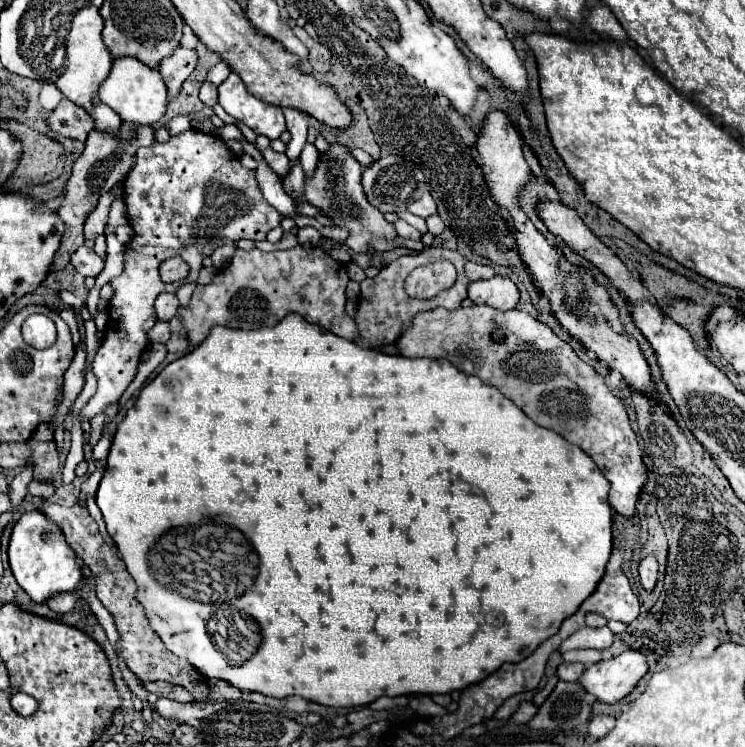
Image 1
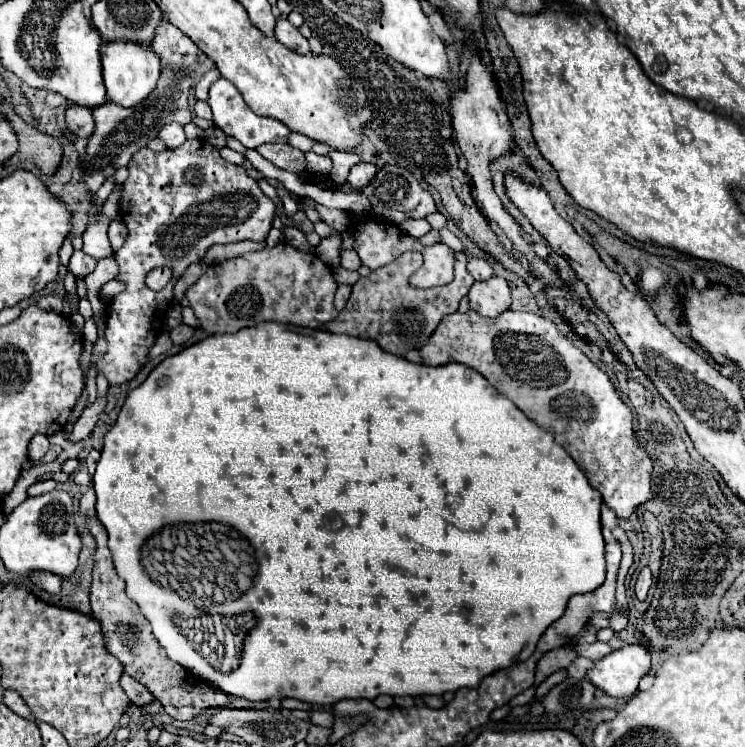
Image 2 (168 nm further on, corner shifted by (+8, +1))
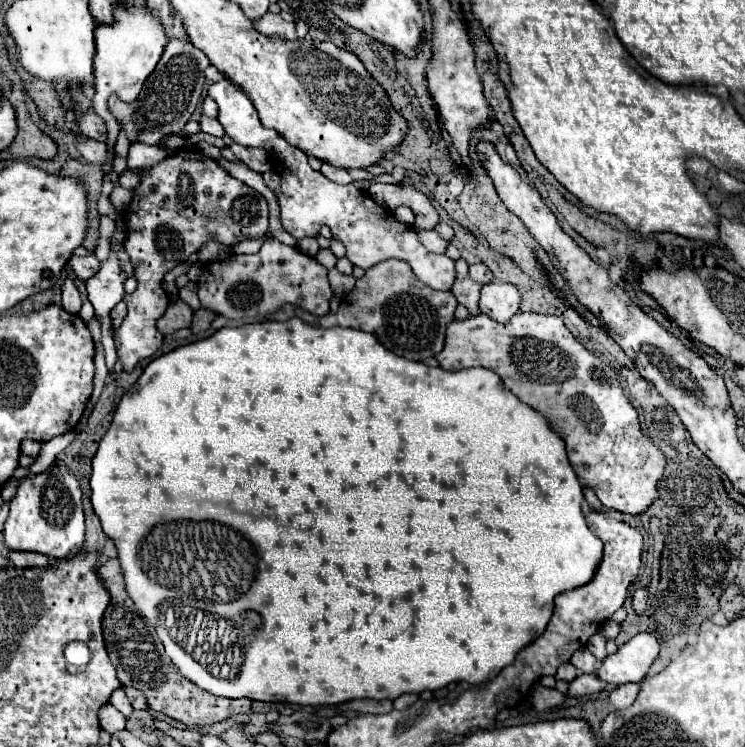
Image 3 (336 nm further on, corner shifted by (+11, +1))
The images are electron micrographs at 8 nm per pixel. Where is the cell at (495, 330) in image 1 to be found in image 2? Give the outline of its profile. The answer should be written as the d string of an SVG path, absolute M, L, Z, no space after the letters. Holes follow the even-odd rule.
M469 310L467 314L449 314L441 320L435 334L421 348L423 362L429 366L445 366L449 362L465 364L481 372L503 396L513 400L535 424L555 434L555 440L569 452L577 466L585 472L589 484L601 494L605 504L619 518L629 518L639 504L653 498L651 472L653 462L635 438L633 412L615 392L609 376L597 368L559 328L551 318L531 312L507 310L497 318L485 318Z

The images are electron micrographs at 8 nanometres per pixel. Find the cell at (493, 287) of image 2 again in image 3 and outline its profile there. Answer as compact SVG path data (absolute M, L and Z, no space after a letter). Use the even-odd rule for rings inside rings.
M490 282L484 284L480 290L480 312L490 316L496 322L506 324L512 314L516 314L520 306L520 294L512 284Z

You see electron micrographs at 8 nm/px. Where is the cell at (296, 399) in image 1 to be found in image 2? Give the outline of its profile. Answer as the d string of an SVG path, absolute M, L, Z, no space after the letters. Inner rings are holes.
M263 322L251 328L243 328L235 334L213 334L205 340L181 350L175 356L165 358L147 380L129 392L115 426L105 436L105 446L101 450L101 458L97 462L97 470L93 476L95 492L97 492L97 518L103 522L109 534L109 550L113 554L113 562L117 568L117 576L127 584L127 596L141 608L145 618L153 626L153 636L167 650L167 656L191 670L195 676L207 680L211 686L219 688L225 694L247 698L247 700L271 700L271 698L295 698L315 705L332 706L345 698L367 698L375 700L381 694L389 696L419 696L419 694L445 694L455 692L459 688L477 688L481 680L501 668L509 668L521 660L527 660L543 632L563 616L565 606L573 594L591 592L605 582L605 542L601 536L599 522L599 504L601 496L595 488L589 486L585 474L573 462L573 458L553 440L553 434L539 428L533 420L529 420L509 398L503 398L479 372L467 368L463 364L447 364L447 366L423 366L413 364L401 356L389 354L375 344L375 340L359 340L355 336L331 334L326 329L281 324L279 322ZM243 532L251 532L251 544L259 548L259 568L255 568L255 580L251 580L251 560L247 560L247 544L243 544Z

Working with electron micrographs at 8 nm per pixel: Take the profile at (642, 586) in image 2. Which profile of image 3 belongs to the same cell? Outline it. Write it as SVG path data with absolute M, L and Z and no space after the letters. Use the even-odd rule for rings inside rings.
M640 586L634 596L632 596L632 608L636 614L642 614L644 612L644 606L646 606L646 598L648 598L648 588L646 586Z

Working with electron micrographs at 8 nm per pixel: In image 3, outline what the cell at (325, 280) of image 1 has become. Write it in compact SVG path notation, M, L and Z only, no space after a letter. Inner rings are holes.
M266 240L258 254L232 254L220 262L206 264L198 280L198 298L202 308L212 310L228 320L266 318L284 304L294 304L314 316L328 314L332 288L326 278L328 270L312 256L278 240Z

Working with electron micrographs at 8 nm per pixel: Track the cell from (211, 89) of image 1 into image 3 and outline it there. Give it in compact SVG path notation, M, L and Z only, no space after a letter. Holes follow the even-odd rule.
M202 116L200 118L200 126L202 126L202 132L206 134L212 134L212 136L224 136L224 130L220 126L220 122L216 118L208 118L208 116Z

